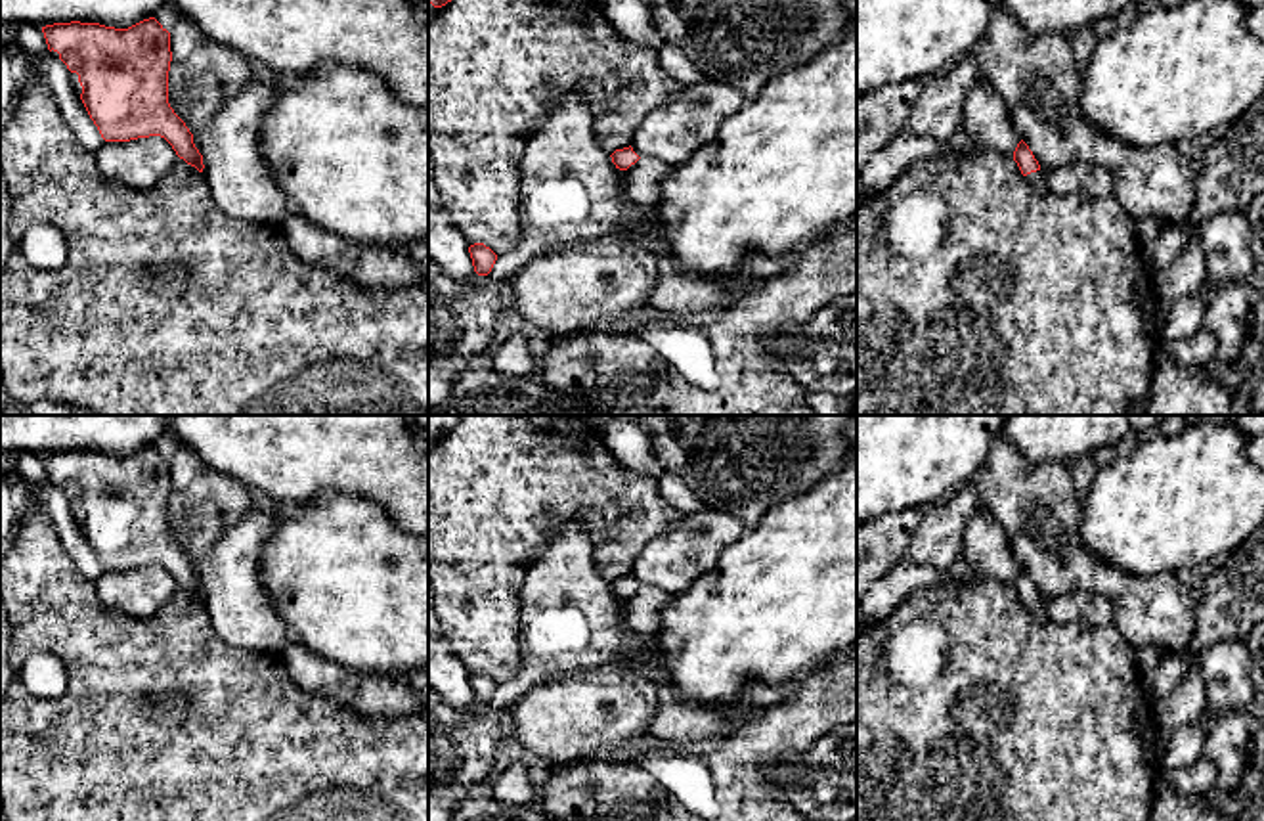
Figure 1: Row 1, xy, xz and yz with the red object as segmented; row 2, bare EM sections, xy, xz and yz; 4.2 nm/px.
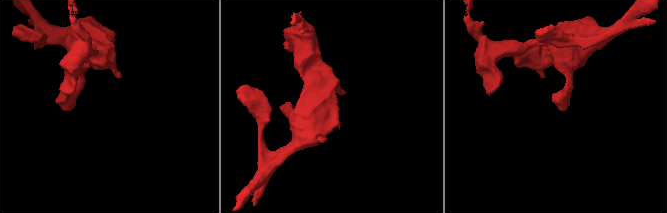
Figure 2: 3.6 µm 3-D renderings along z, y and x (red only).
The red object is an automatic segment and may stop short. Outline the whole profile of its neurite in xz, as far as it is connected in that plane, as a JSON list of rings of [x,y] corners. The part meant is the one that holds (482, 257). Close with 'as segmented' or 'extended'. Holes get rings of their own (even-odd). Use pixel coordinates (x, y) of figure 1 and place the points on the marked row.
[[[474,243],[469,247],[474,272],[478,276],[488,276],[497,260],[497,255],[484,243]]] | as segmented

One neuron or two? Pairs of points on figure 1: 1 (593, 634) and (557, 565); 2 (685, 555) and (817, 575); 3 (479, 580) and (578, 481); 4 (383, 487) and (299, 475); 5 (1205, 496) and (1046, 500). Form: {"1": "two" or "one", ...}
{"1": "one", "2": "two", "3": "one", "4": "one", "5": "two"}

